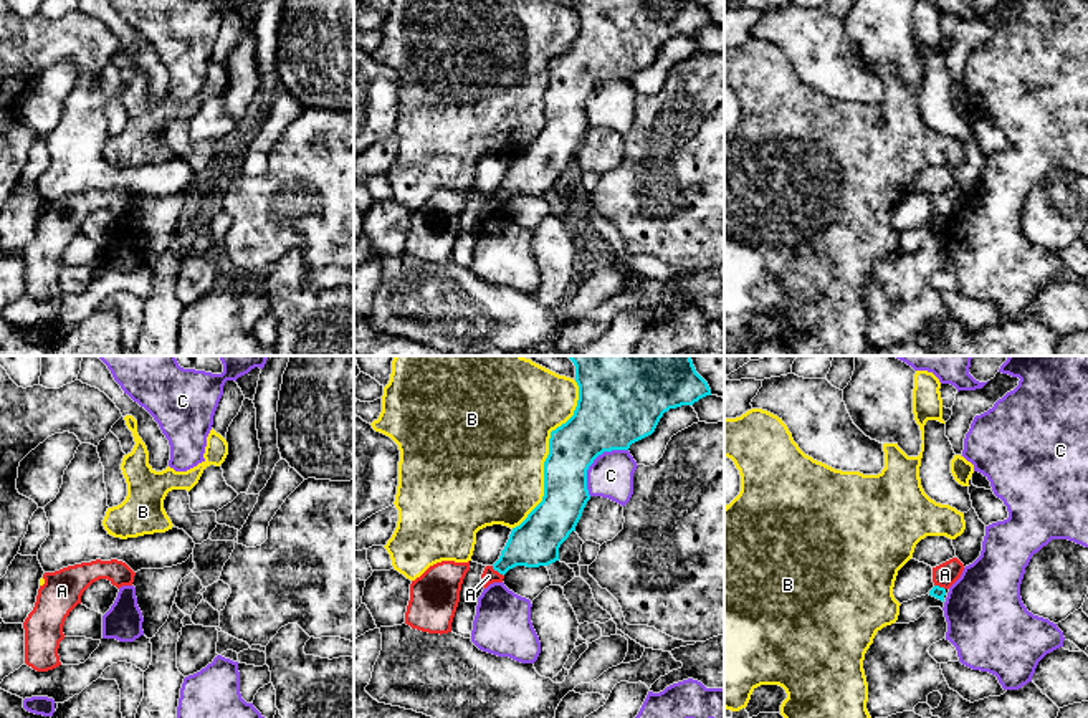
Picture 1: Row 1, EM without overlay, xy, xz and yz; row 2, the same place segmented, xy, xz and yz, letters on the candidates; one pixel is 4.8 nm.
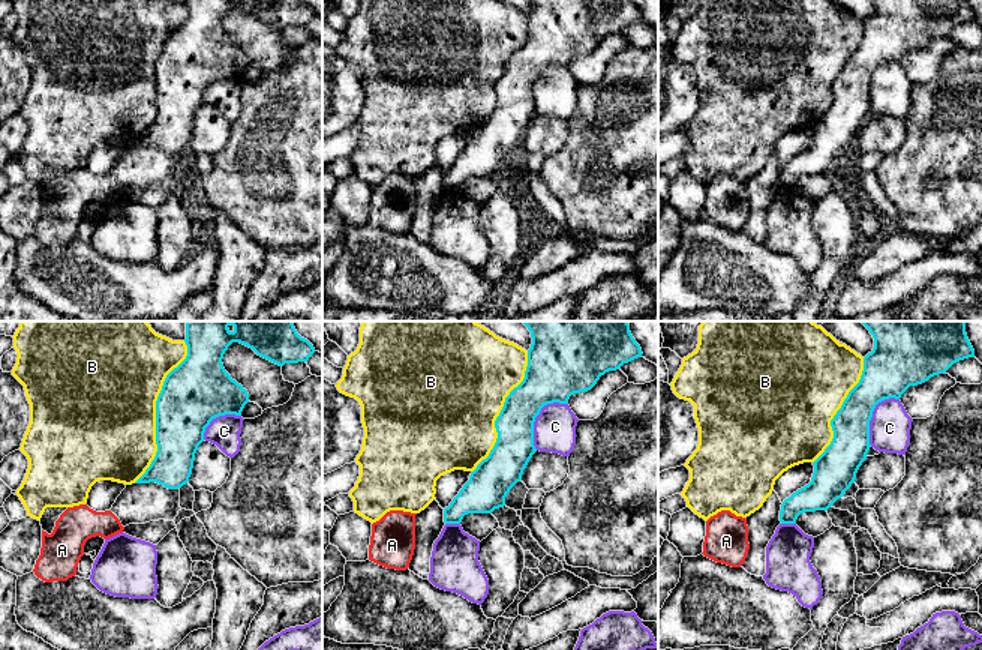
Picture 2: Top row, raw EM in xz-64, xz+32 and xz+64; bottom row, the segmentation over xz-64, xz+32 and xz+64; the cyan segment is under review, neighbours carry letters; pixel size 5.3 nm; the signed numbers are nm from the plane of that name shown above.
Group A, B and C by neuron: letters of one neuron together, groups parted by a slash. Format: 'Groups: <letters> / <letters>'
Groups: A / B / C

